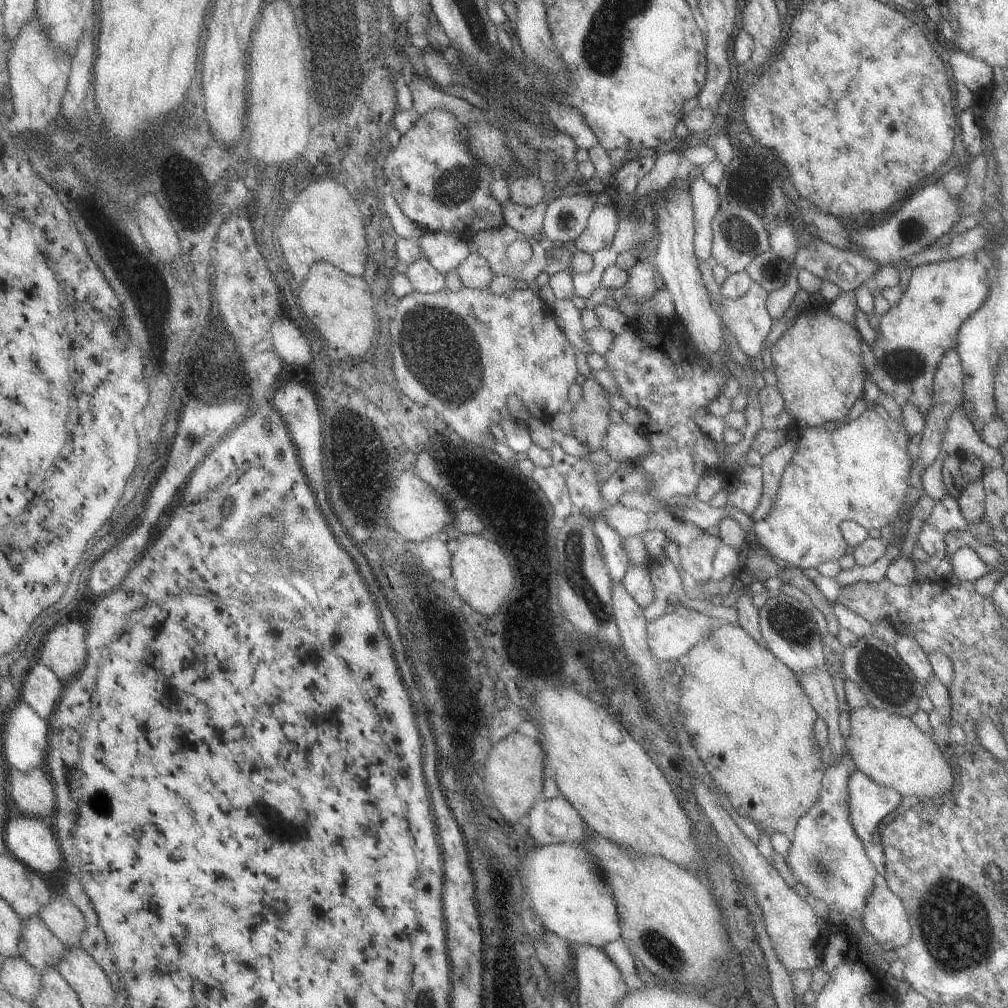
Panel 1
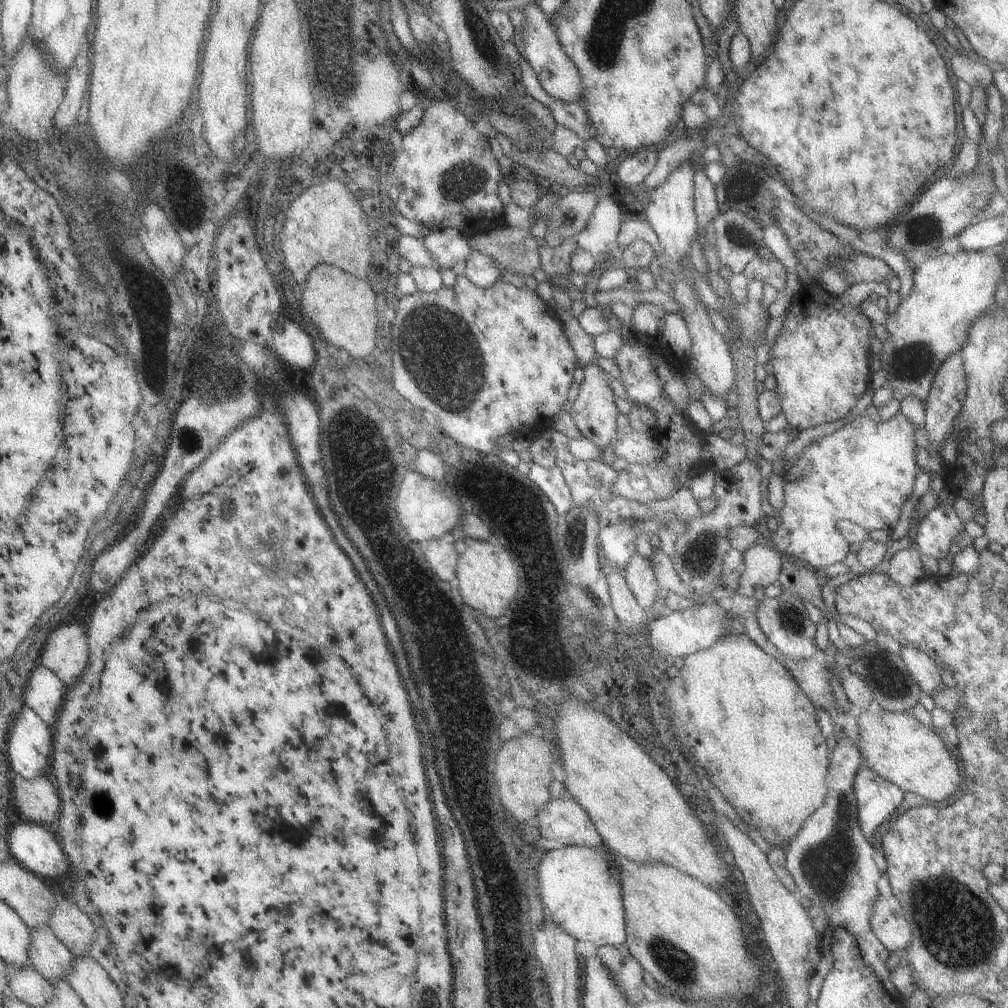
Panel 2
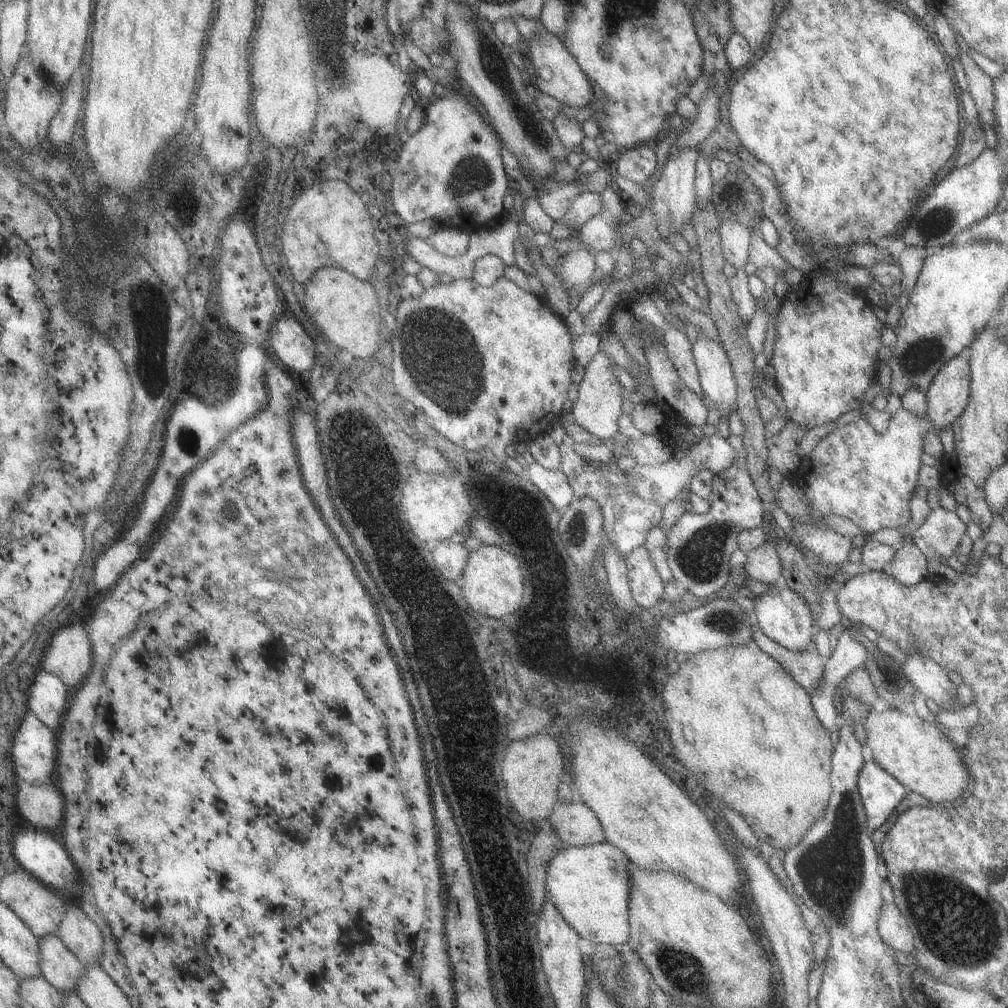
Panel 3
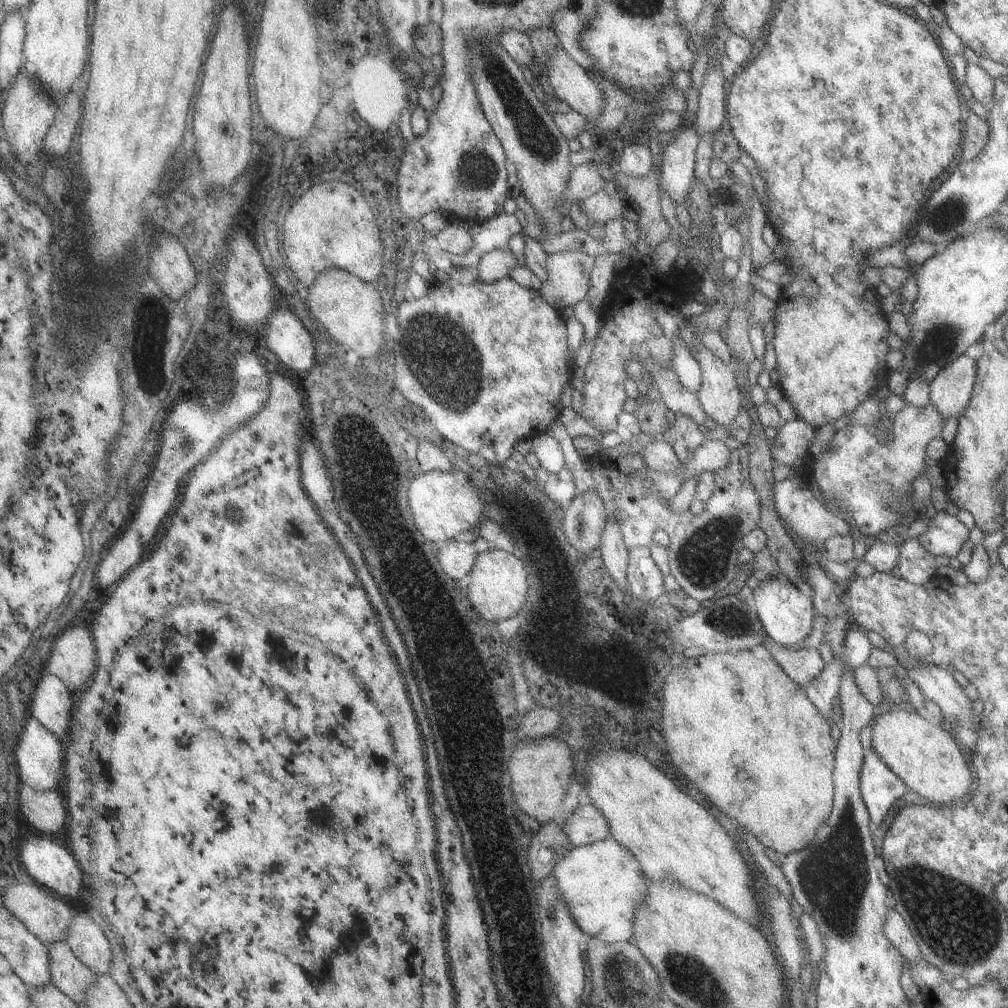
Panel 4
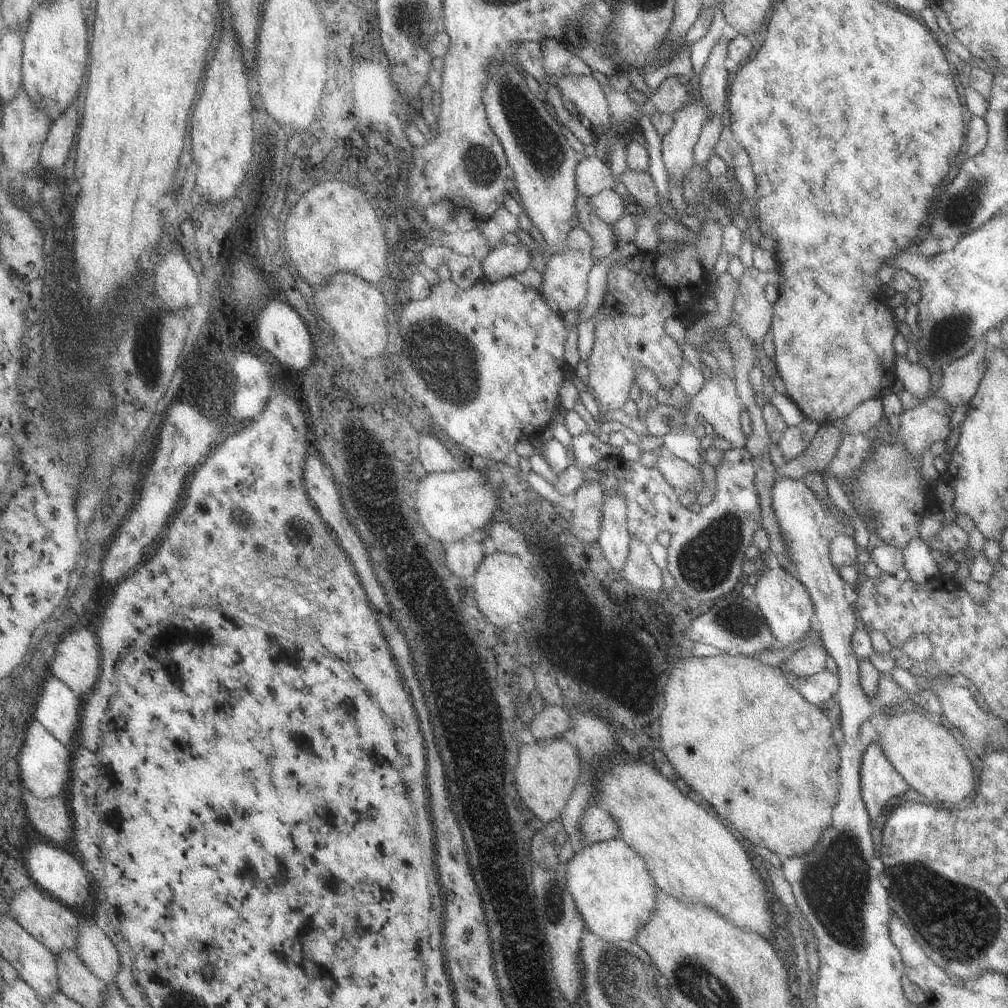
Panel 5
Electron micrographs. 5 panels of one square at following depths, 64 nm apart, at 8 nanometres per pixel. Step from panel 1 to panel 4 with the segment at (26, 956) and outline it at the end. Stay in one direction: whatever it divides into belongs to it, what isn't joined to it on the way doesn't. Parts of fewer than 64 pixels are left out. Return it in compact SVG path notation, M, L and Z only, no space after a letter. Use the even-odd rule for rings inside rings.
M64 941L47 945L51 983L74 1003L84 1003L95 973L87 968Z

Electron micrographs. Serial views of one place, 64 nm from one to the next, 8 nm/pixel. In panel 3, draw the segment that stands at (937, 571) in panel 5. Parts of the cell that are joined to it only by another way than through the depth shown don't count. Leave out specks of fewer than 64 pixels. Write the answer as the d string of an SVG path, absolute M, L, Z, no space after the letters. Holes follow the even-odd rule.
M912 543L898 549L892 561L883 567L883 571L900 585L910 587L927 578L928 561Z

